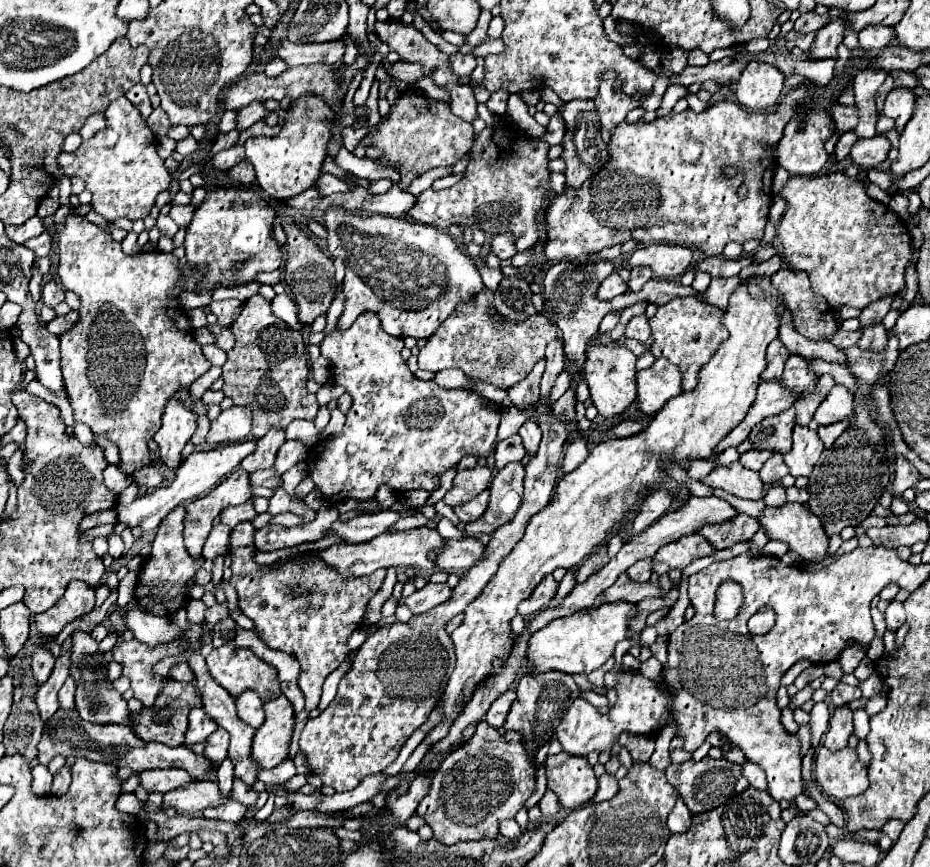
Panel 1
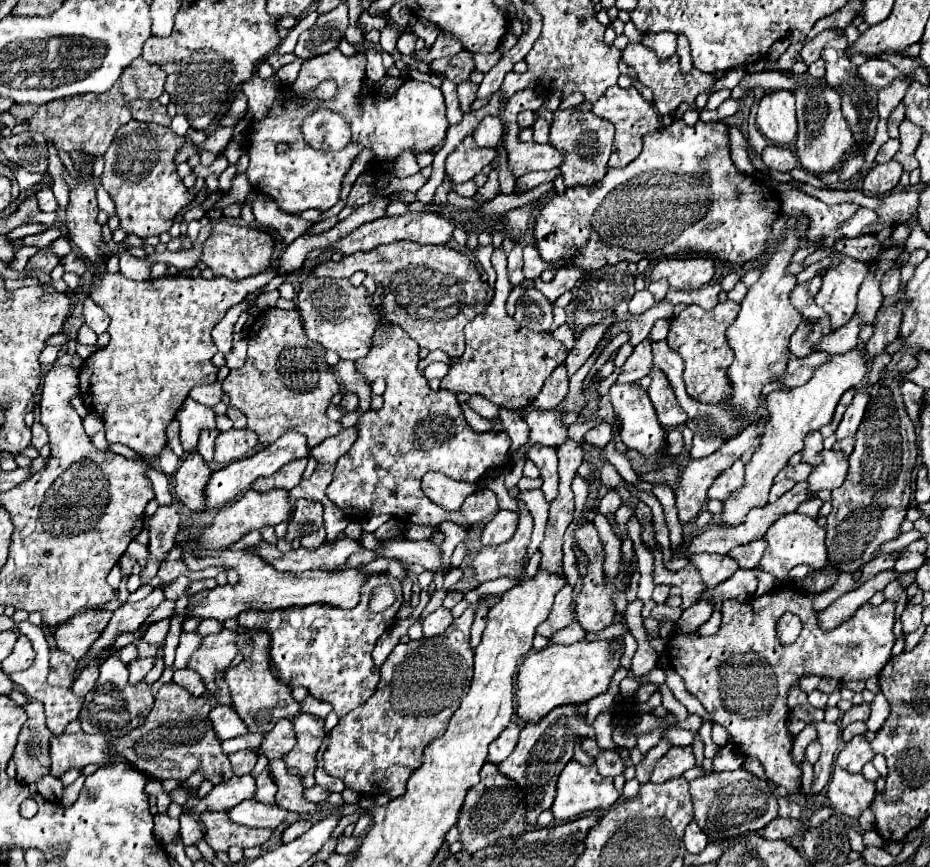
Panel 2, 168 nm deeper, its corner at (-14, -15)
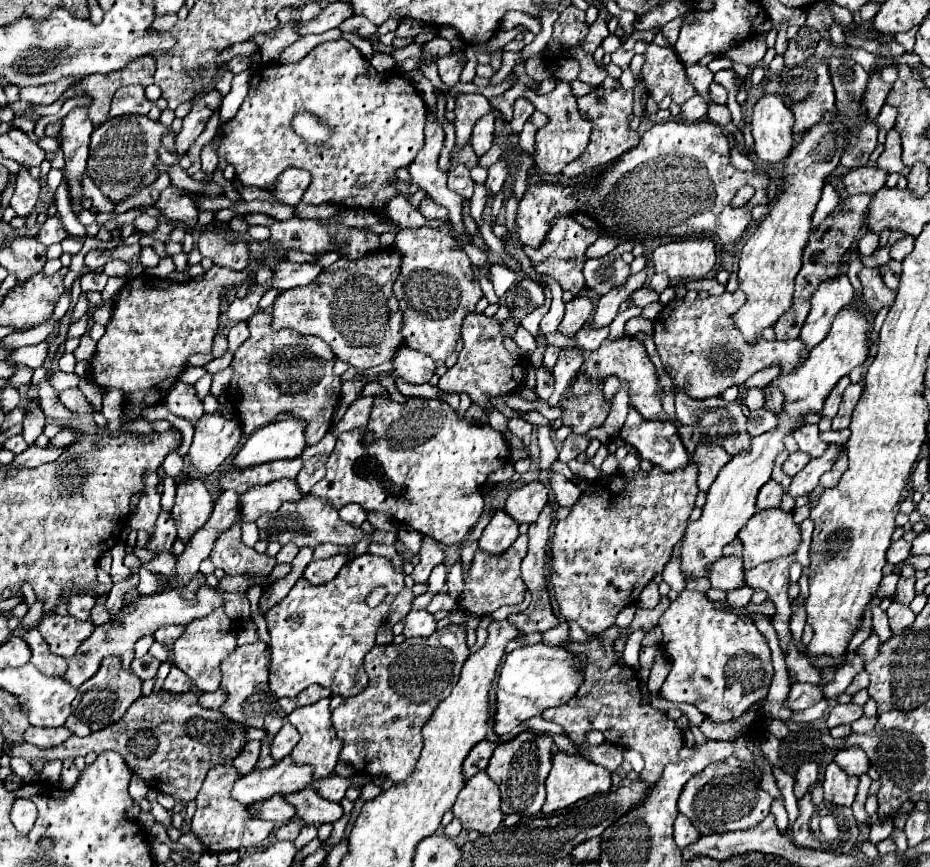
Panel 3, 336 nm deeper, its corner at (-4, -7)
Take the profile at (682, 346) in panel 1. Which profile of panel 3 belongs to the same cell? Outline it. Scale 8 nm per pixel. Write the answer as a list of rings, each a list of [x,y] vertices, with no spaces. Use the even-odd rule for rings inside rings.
[[[741,290],[725,292],[721,296],[689,300],[673,300],[663,306],[655,320],[655,344],[663,366],[673,378],[675,388],[685,390],[695,400],[721,396],[731,386],[743,386],[755,372],[781,362],[781,372],[789,374],[799,362],[805,360],[805,346],[801,340],[757,340],[757,344],[745,344],[741,332],[733,324],[733,312],[745,304]],[[735,360],[733,368],[727,368]]]

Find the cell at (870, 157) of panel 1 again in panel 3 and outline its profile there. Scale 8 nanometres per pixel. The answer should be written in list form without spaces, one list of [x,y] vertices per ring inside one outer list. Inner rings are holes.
[[[863,166],[841,176],[847,194],[875,194],[887,182],[887,172],[877,166]]]

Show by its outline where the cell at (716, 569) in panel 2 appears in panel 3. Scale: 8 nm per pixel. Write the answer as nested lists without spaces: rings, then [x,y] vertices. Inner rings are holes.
[[[721,558],[717,560],[711,568],[709,568],[709,580],[713,584],[713,588],[719,590],[735,590],[735,588],[743,588],[745,586],[745,576],[743,576],[745,568],[743,568],[743,560],[741,558]]]

